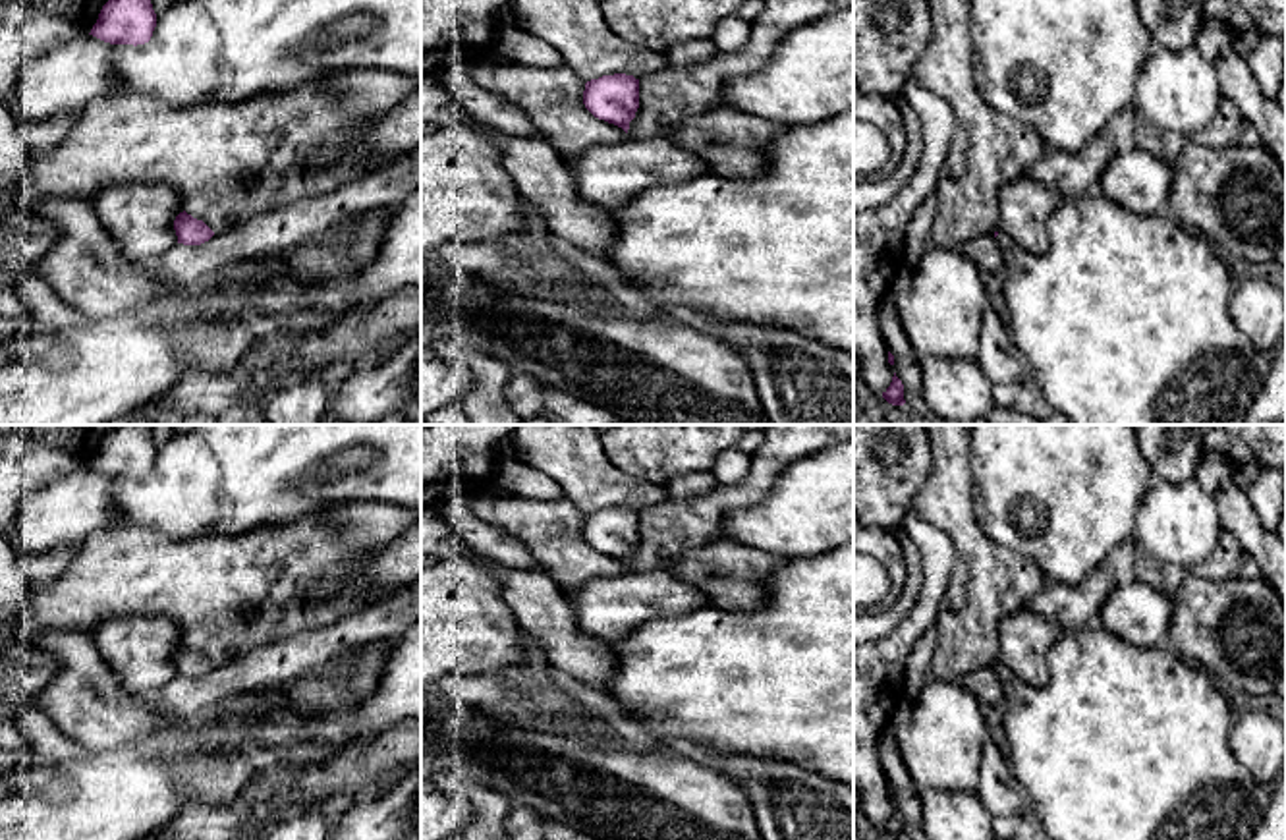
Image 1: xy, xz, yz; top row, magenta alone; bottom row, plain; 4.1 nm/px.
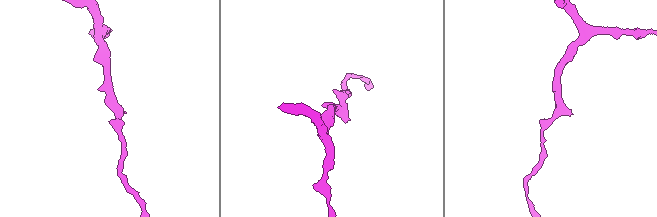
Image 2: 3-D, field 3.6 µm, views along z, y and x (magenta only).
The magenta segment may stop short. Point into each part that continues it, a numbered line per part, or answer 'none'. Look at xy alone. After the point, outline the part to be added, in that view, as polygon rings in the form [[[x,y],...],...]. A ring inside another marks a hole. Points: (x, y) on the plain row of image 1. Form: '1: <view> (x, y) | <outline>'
none

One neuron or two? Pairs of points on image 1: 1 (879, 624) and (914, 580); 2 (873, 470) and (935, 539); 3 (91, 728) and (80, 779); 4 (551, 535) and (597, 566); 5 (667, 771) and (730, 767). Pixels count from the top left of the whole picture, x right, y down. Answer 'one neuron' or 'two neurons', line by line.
1: one neuron
2: two neurons
3: two neurons
4: one neuron
5: two neurons

